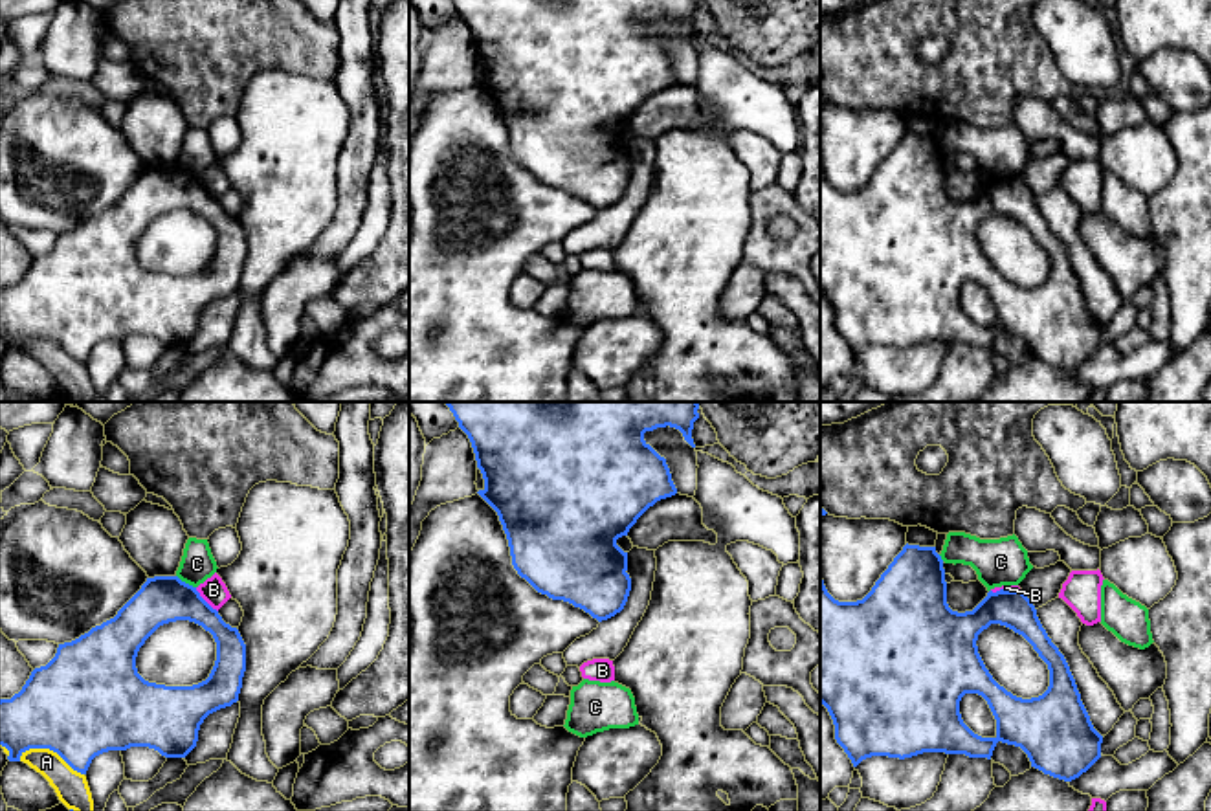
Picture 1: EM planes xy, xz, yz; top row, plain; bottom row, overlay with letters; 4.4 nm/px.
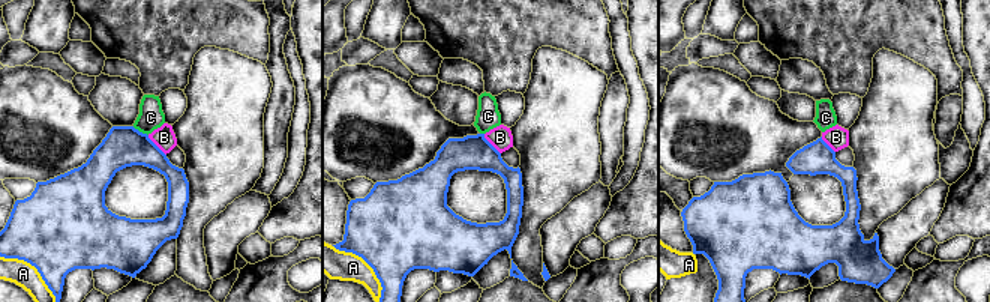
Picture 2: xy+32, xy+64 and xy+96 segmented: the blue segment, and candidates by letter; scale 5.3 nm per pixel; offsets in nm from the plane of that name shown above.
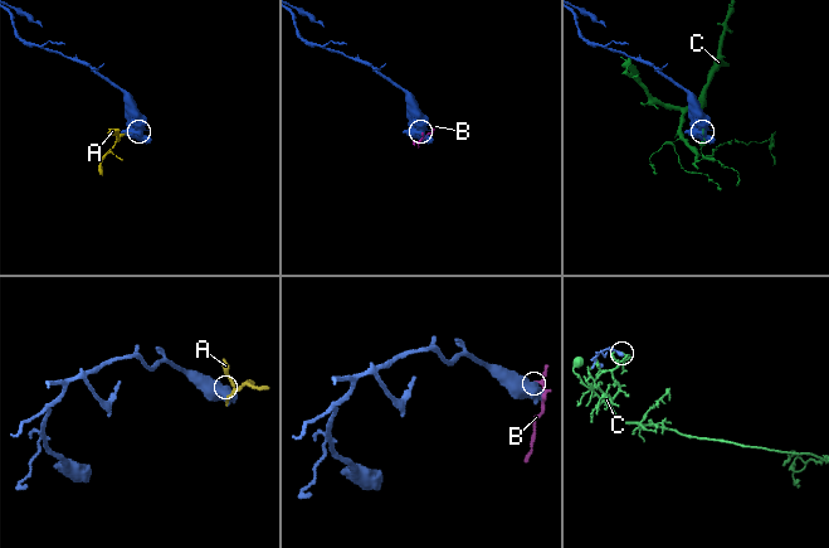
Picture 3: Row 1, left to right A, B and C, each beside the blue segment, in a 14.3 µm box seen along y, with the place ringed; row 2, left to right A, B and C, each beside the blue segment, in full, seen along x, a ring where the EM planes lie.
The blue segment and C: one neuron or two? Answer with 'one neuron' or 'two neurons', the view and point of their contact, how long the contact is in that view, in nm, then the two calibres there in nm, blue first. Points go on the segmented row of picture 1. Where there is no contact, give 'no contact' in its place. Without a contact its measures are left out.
two neurons; contact xy (184, 582); length 110 nm; calibres 200 and 150 nm

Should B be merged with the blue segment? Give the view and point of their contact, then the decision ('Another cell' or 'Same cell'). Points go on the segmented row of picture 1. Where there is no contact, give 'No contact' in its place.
Touches blue at xy (204, 600). Another cell

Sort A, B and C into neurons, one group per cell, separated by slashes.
A / B / C

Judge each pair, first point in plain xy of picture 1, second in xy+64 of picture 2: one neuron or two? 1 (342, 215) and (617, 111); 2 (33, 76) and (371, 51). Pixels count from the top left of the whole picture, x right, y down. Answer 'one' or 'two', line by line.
1: one
2: one

